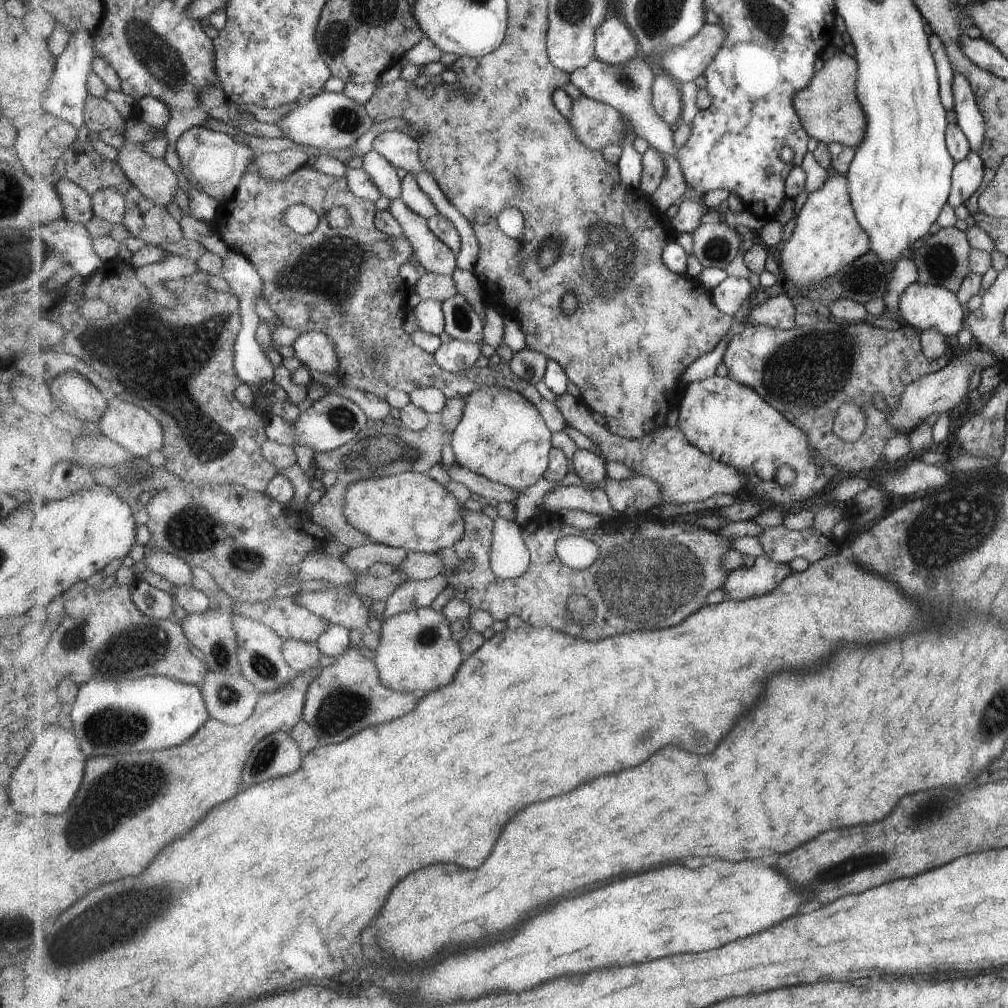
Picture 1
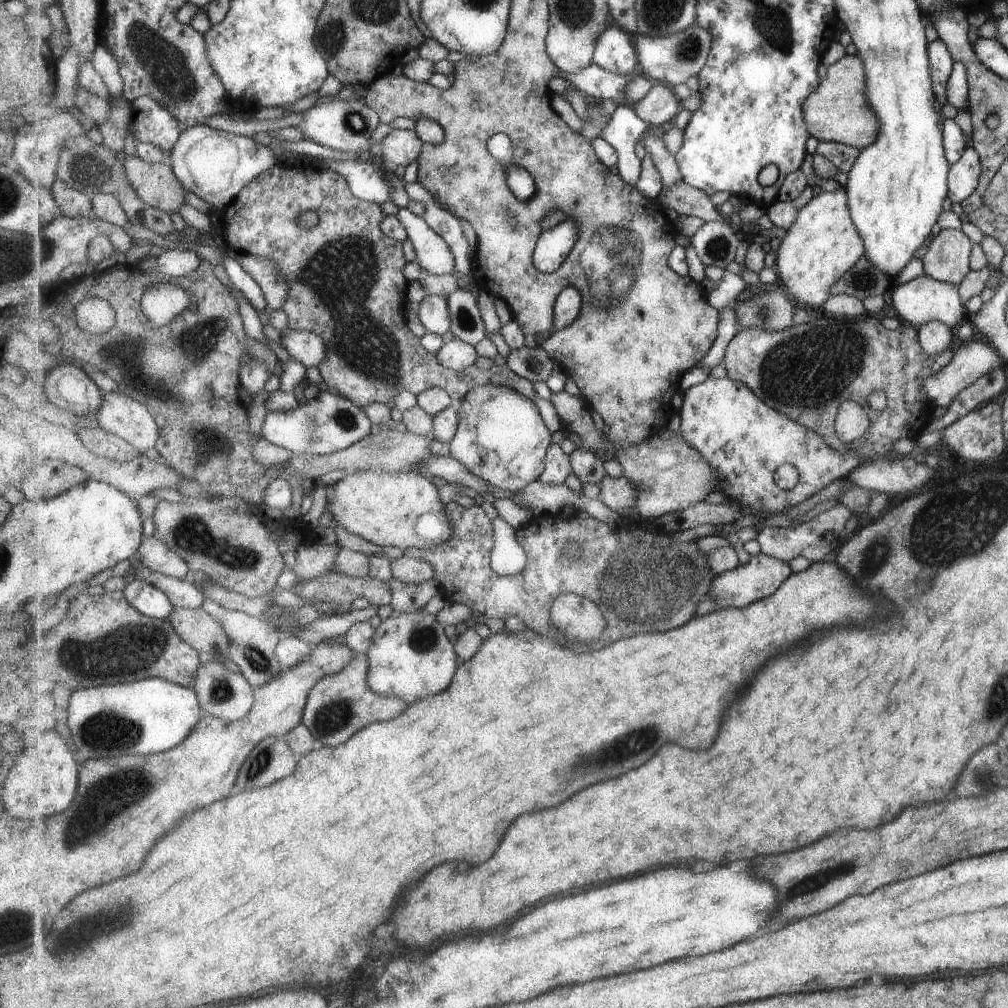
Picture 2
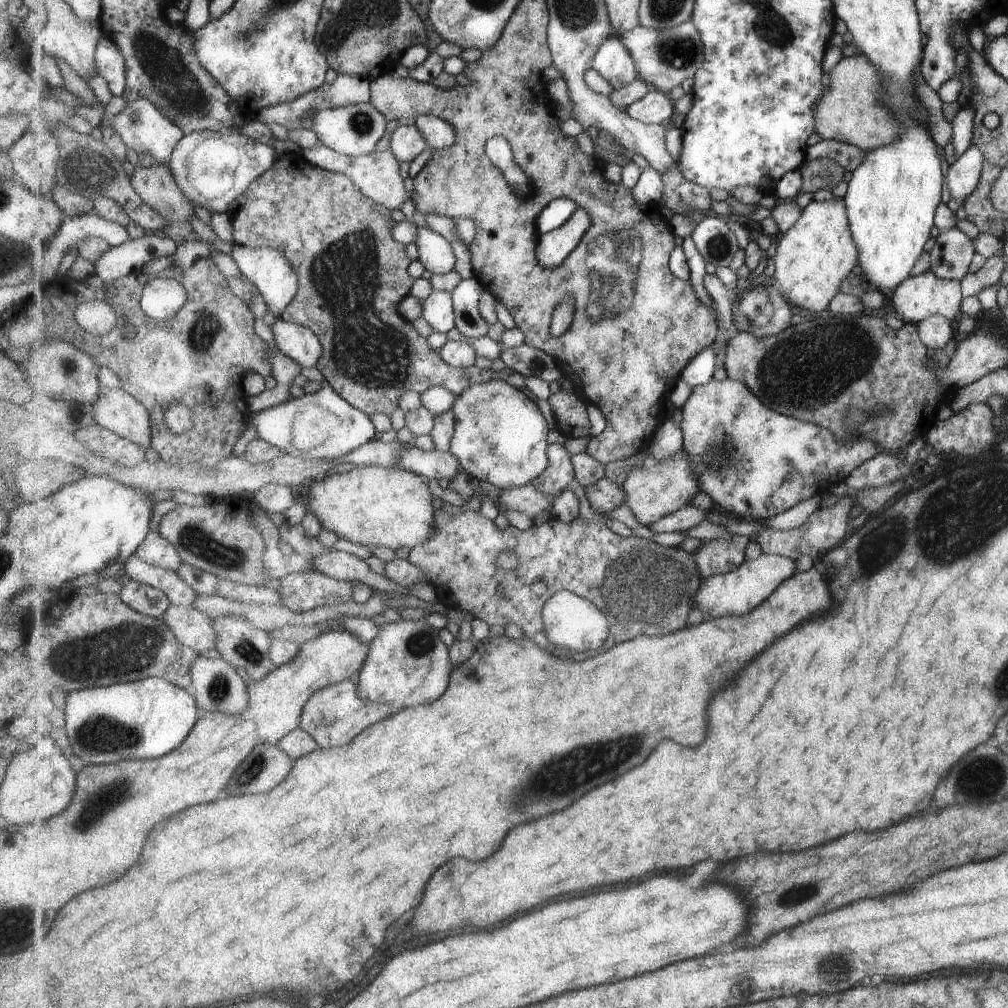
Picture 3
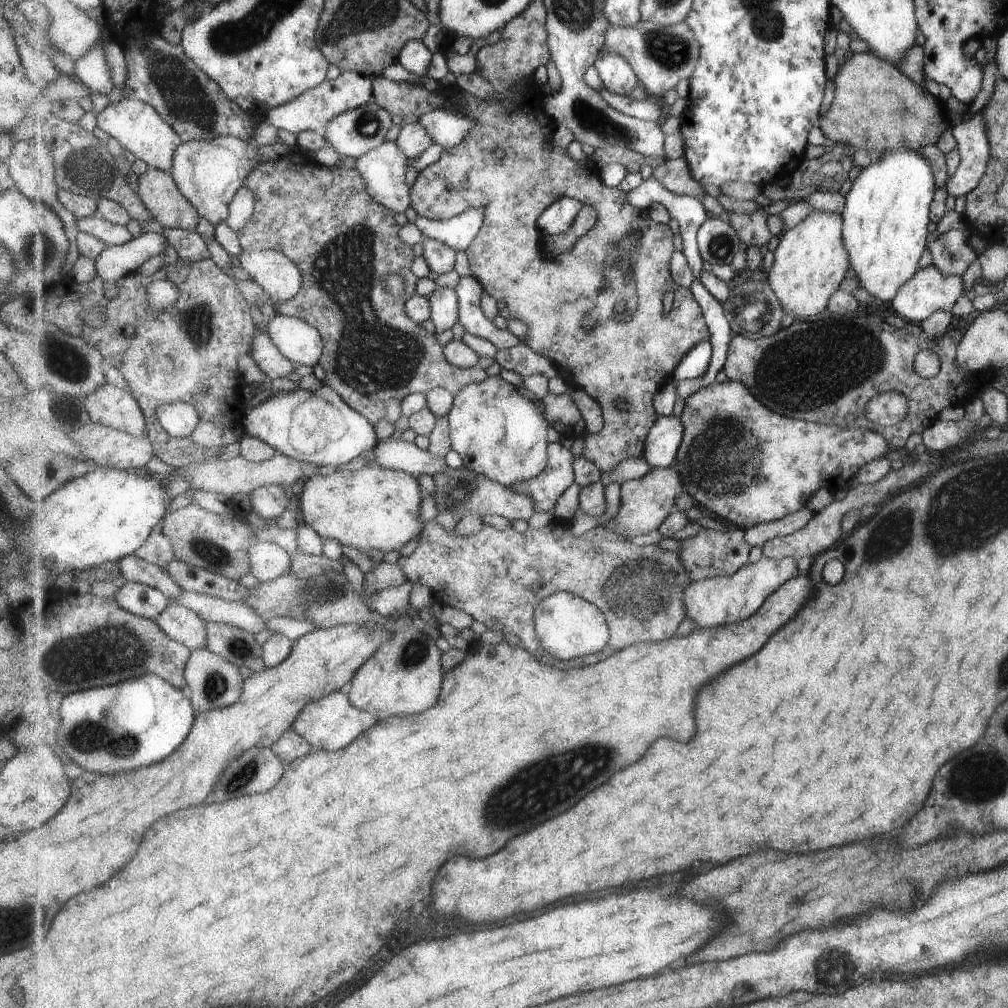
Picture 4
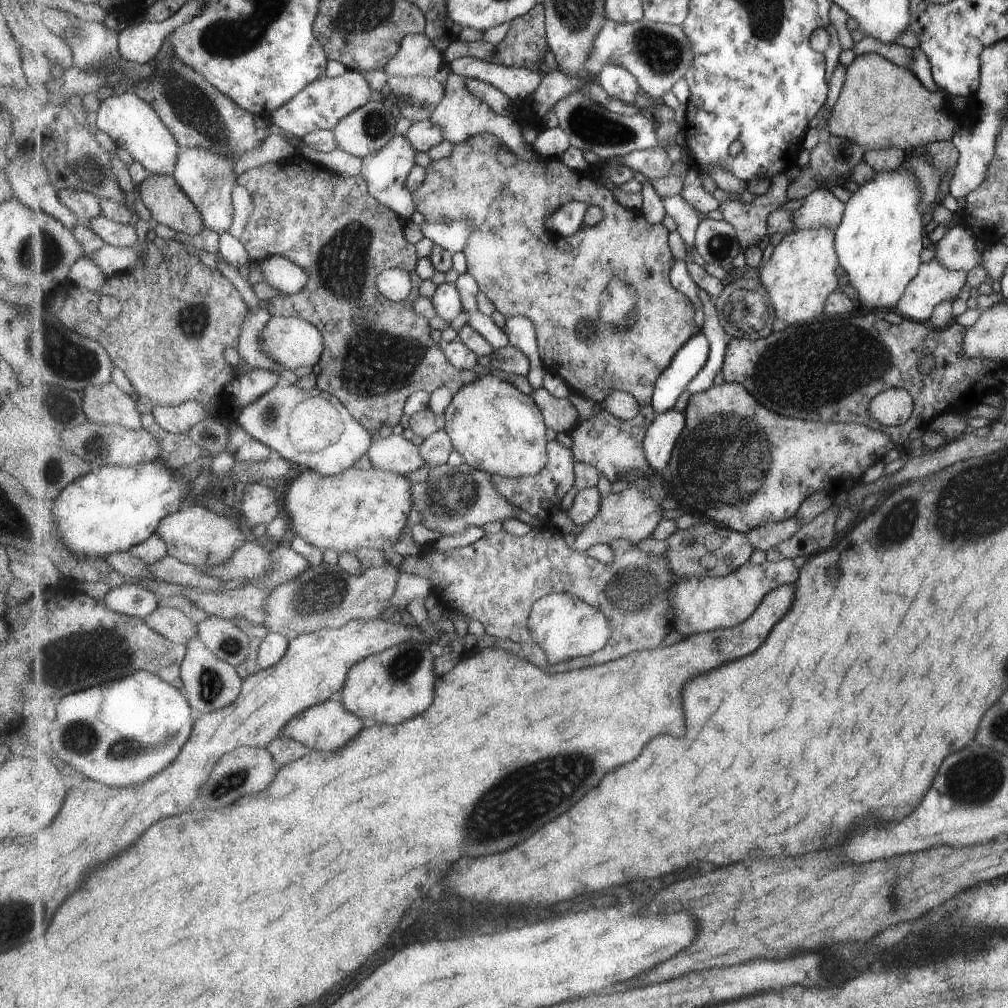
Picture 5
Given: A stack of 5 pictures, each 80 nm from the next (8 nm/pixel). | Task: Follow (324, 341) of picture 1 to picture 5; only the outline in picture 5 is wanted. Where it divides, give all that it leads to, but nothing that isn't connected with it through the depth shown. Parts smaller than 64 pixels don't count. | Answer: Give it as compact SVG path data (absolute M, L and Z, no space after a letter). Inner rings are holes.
M273 315L259 333L260 347L271 358L274 358L285 369L295 370L299 366L319 364L325 343L321 331L308 320L301 317Z

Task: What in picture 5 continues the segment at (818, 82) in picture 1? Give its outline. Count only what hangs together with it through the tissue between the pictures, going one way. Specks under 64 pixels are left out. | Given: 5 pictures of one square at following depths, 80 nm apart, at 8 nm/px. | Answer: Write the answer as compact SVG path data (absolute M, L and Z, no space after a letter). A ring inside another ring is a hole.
M880 54L855 55L844 70L844 81L837 104L832 108L827 135L833 134L848 143L858 144L864 152L886 148L900 148L902 151L908 151L933 141L950 141L954 130L959 126L962 115L953 113L949 106L949 96L946 91L930 91L925 88L909 68L897 66Z

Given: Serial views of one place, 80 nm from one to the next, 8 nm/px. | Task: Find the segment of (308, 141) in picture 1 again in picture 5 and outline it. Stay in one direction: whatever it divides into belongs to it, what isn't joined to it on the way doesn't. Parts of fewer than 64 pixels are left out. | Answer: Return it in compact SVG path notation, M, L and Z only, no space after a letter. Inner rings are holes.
M373 97L367 104L343 117L333 129L339 147L353 156L372 155L397 136L397 119L391 112L392 104Z

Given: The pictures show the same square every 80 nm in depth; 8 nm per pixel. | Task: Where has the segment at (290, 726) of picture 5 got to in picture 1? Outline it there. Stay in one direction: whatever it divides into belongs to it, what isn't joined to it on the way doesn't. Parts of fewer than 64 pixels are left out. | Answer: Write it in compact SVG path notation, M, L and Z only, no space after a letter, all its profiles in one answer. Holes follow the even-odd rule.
M350 648L334 665L325 667L309 685L303 719L313 725L322 744L339 744L367 726L391 722L409 714L421 696L397 692L384 685L376 662Z

